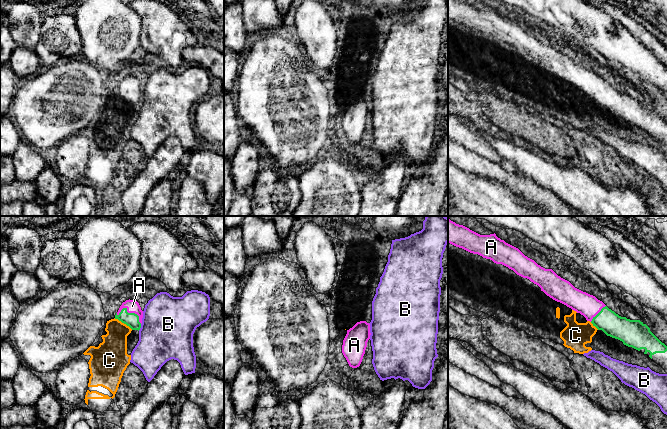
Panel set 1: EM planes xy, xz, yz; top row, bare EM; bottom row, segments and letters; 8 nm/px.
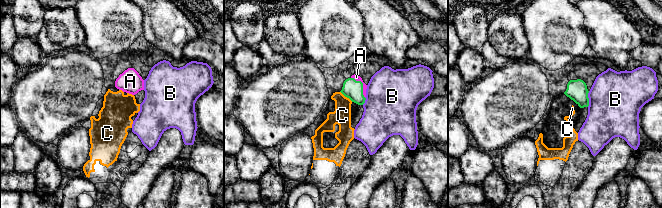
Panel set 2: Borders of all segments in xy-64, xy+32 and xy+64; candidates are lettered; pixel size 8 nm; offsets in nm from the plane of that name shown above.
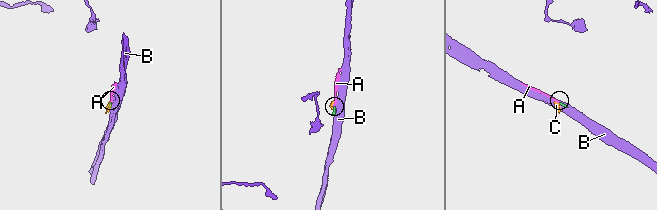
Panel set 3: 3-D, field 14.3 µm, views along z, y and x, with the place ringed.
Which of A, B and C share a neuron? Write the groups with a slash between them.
A / B / C

